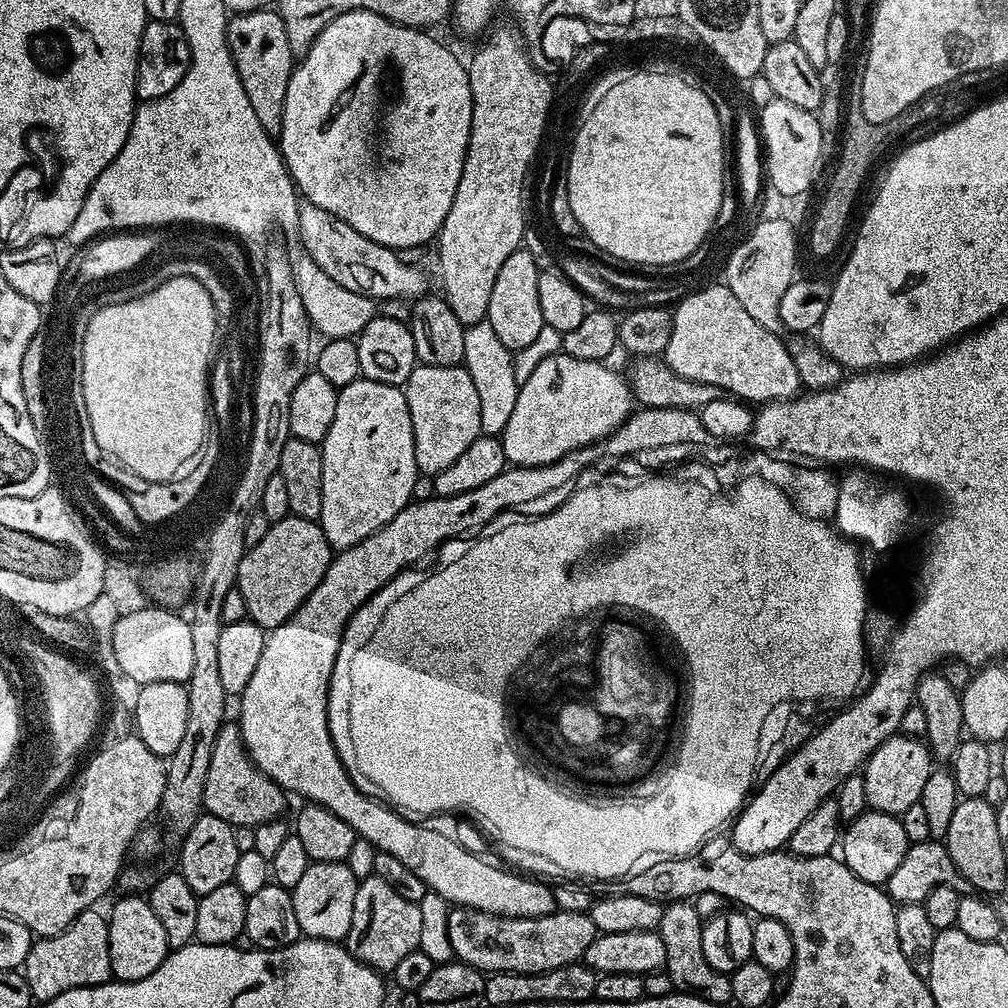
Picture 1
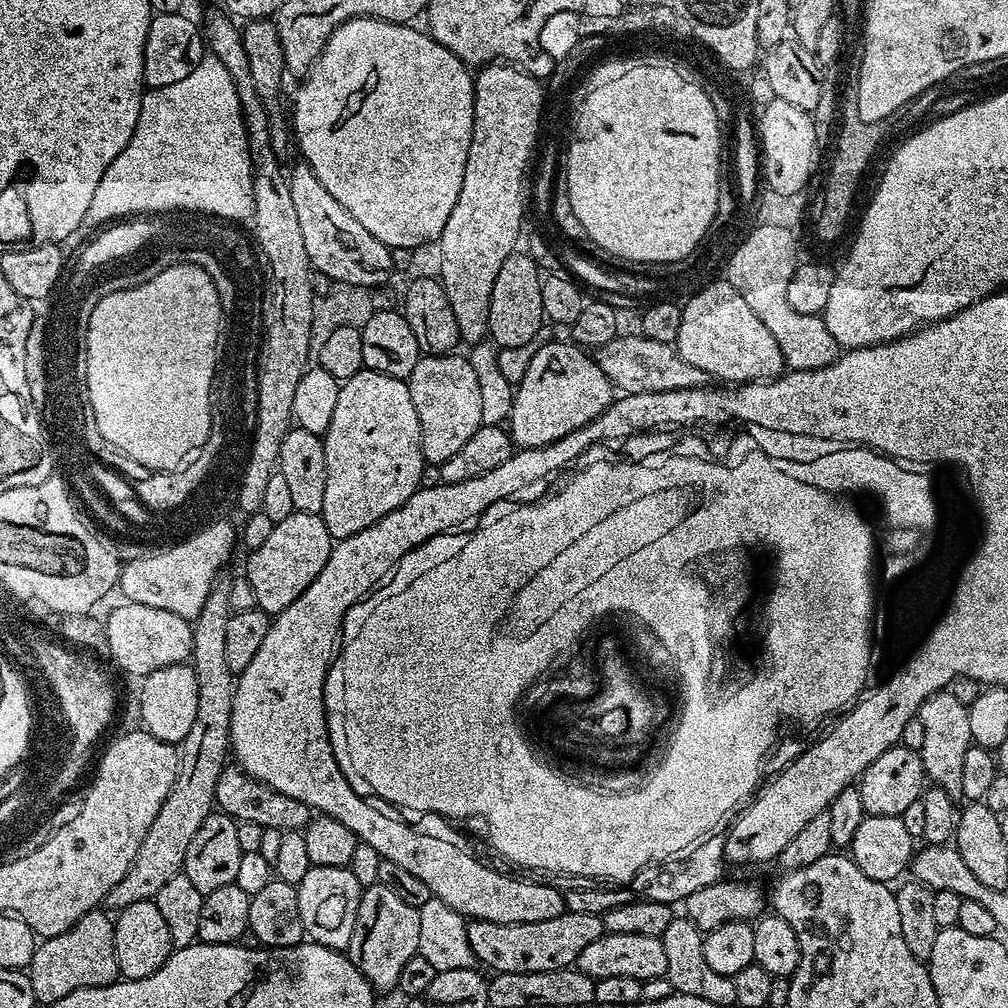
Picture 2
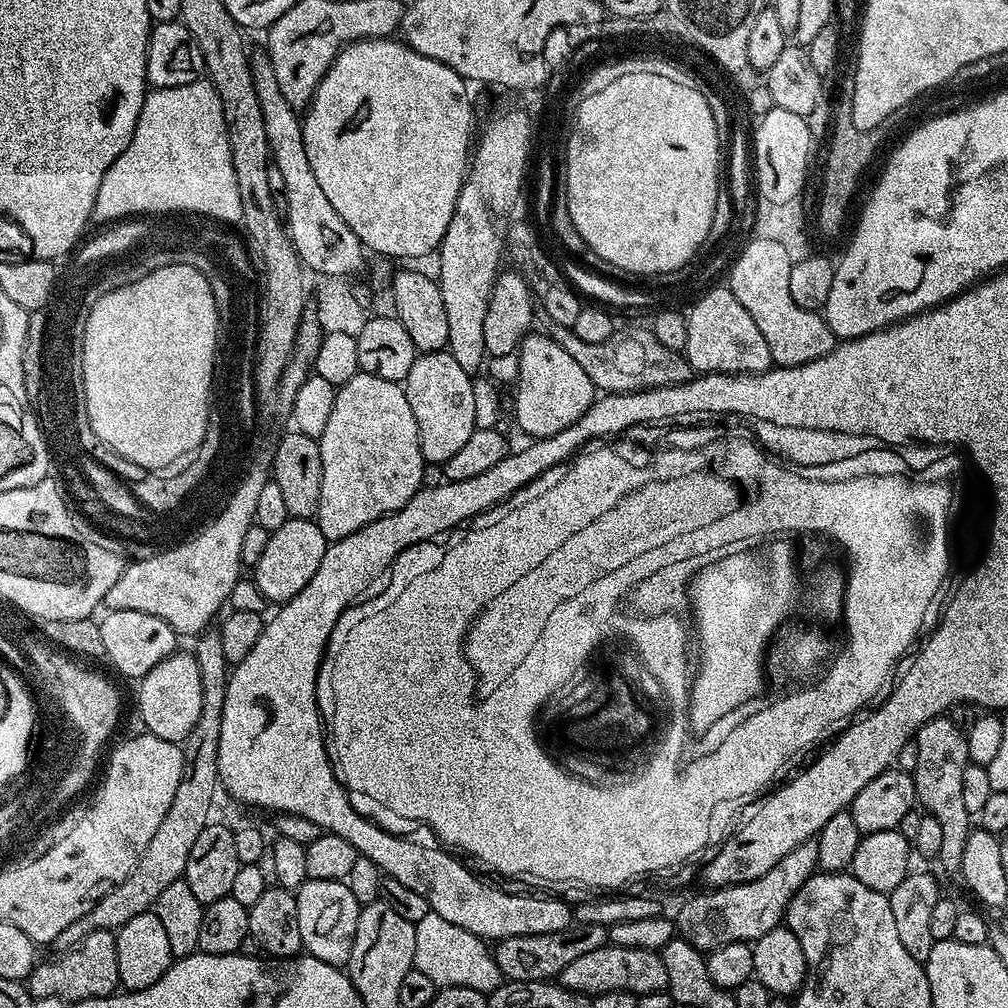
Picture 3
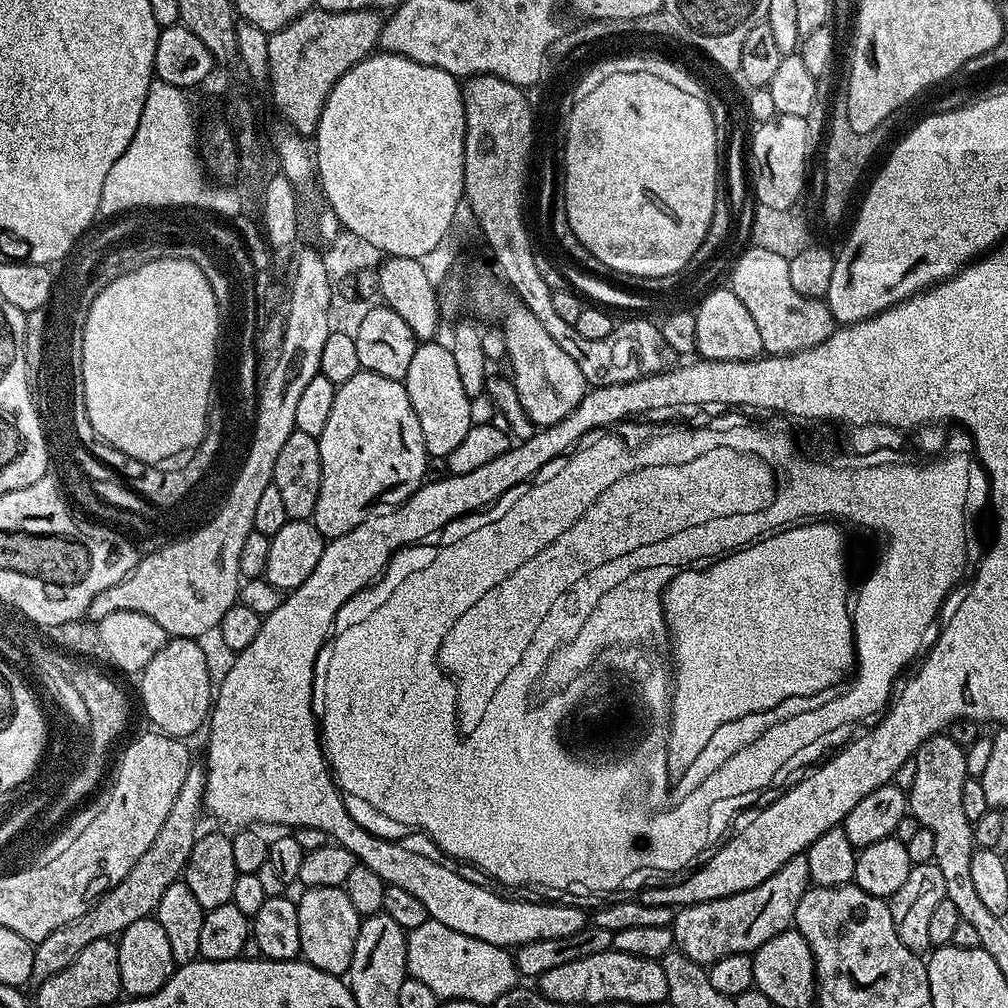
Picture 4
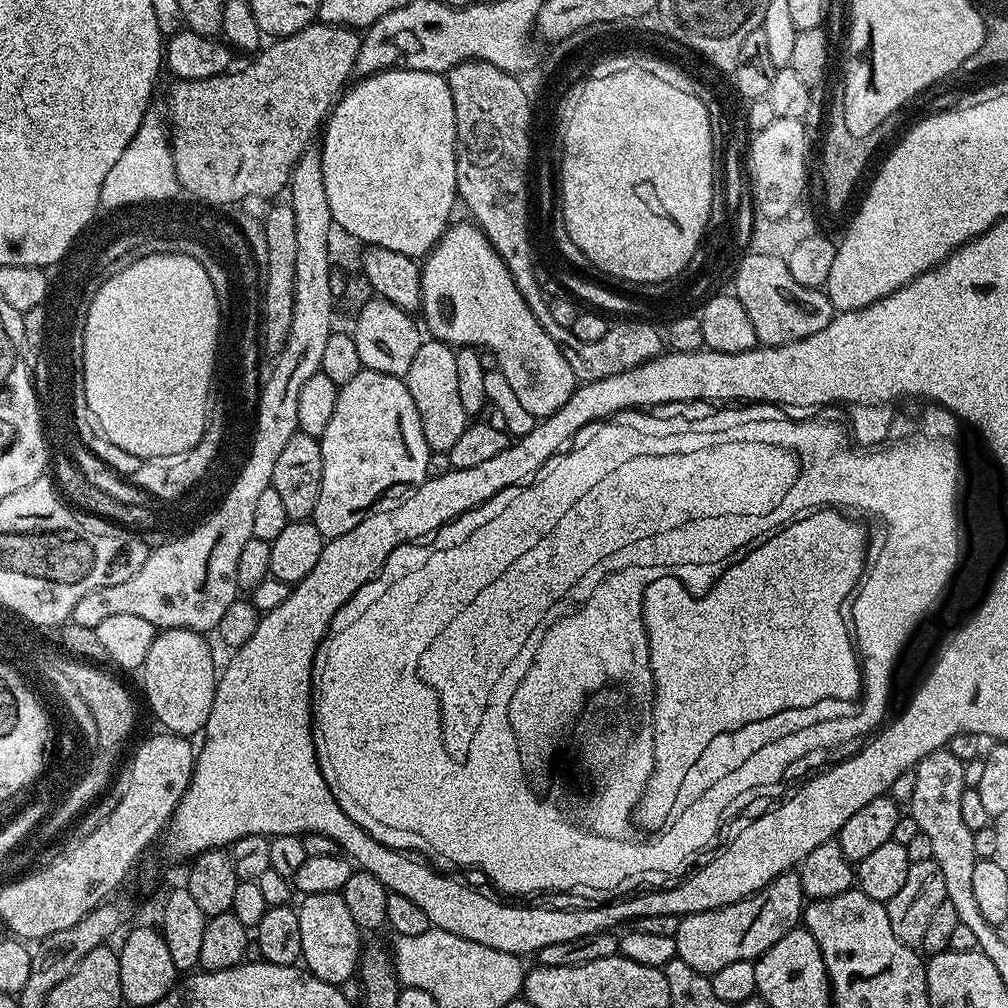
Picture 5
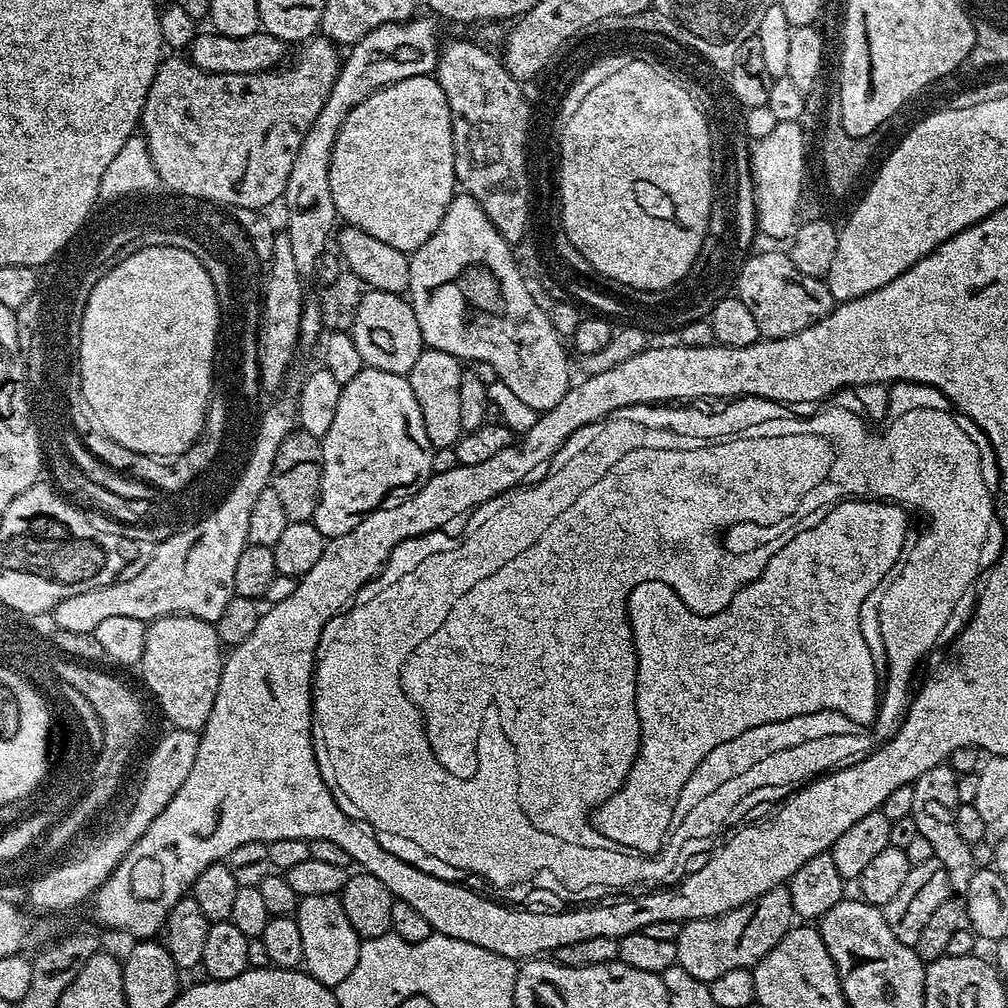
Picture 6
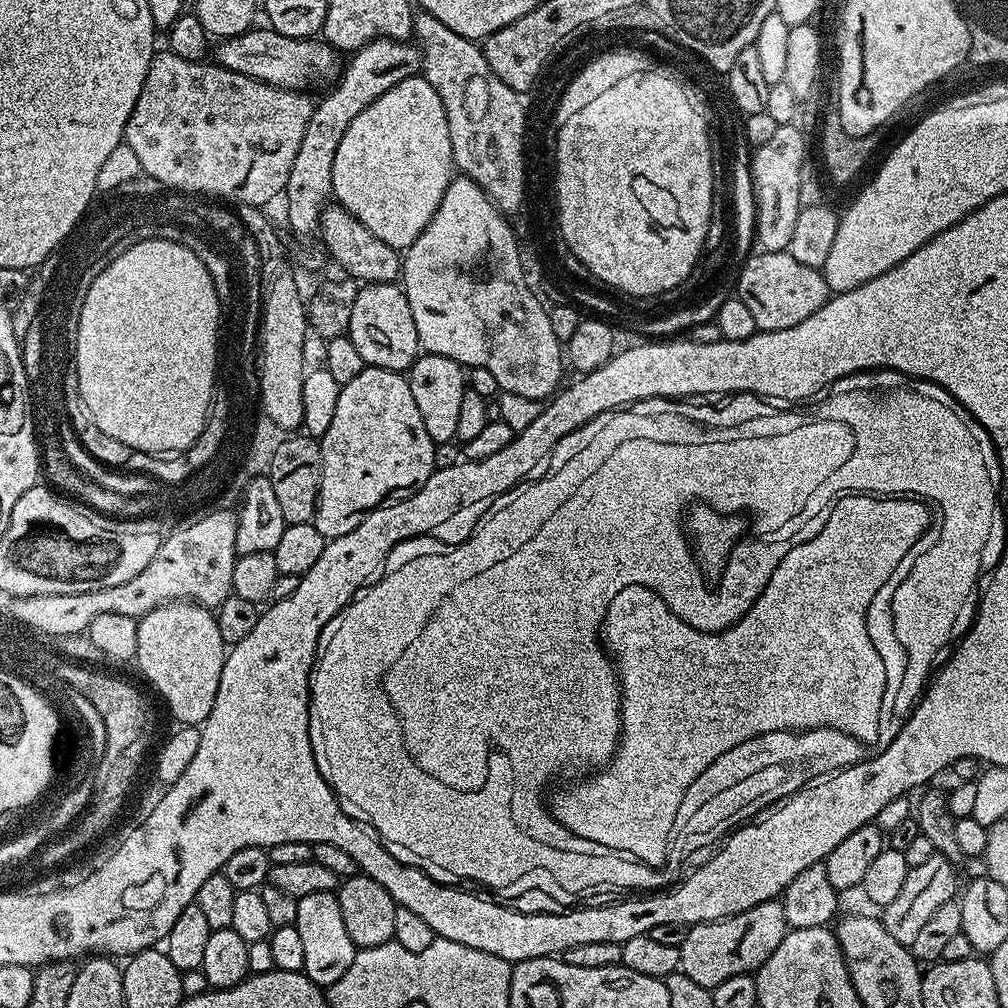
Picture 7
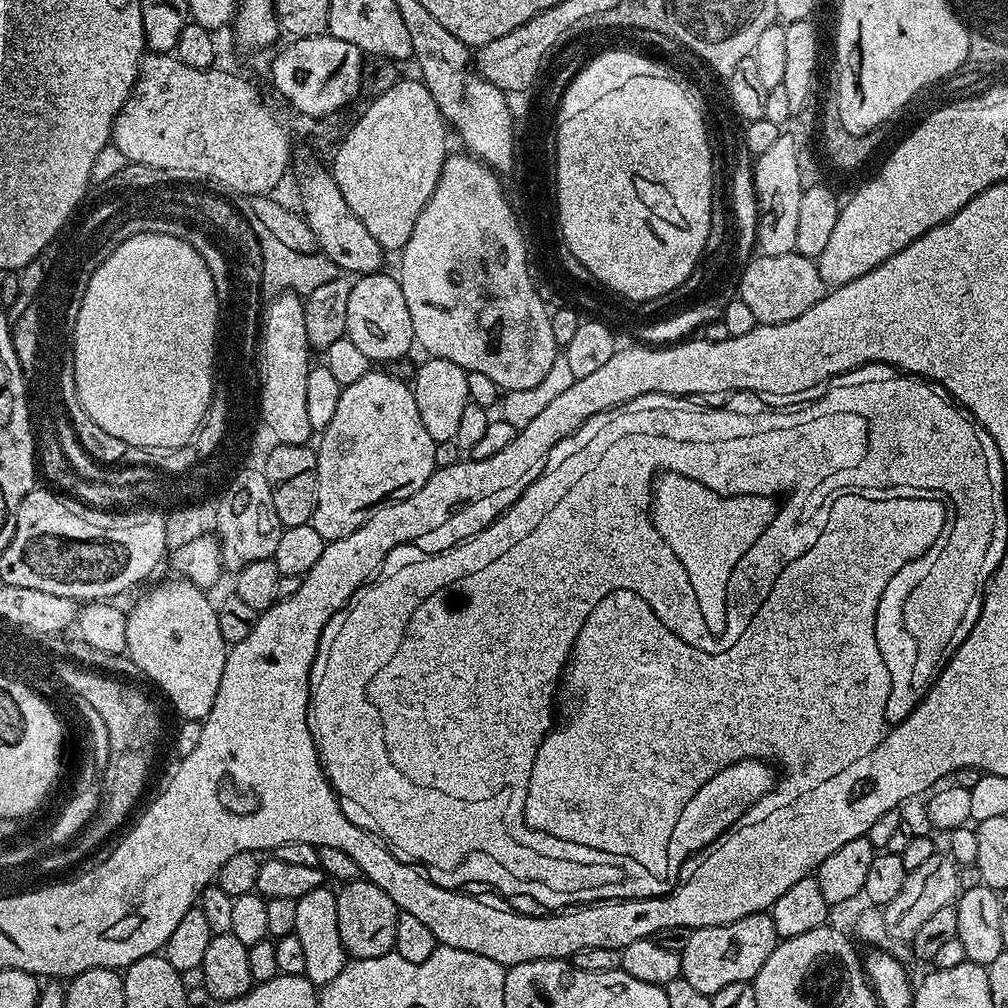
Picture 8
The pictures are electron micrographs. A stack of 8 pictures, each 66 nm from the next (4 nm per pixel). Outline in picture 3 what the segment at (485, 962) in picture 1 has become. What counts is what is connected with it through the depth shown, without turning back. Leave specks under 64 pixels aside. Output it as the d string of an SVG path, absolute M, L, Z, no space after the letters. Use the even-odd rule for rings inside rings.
M576 924L554 934L526 934L506 938L495 945L494 955L498 970L505 981L534 982L559 977L560 972L570 966L570 962L582 958L582 954L590 954L590 950L603 948L607 943L607 928L597 924Z

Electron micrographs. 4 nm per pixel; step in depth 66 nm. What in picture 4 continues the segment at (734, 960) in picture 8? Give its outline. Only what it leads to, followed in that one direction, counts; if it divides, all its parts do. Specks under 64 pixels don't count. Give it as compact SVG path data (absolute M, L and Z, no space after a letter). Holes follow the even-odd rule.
M804 854L790 858L766 882L738 894L723 896L701 904L686 904L677 911L672 923L675 947L686 958L710 966L730 954L749 954L761 948L770 938L789 931L796 919L796 907L810 887L810 867Z

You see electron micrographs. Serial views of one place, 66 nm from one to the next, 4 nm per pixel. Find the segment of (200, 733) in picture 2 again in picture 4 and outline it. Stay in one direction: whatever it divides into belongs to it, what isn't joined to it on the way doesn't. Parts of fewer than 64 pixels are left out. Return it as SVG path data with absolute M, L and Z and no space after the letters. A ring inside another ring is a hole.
M193 762L190 770L186 770L186 778L182 782L182 790L178 790L178 798L174 798L174 806L170 806L170 814L166 814L166 822L162 830L158 830L158 838L150 842L150 850L138 858L134 870L118 882L118 886L111 888L109 892L104 893L82 918L74 918L74 922L66 922L66 926L58 926L54 934L46 934L34 947L34 970L32 971L32 980L39 982L46 978L54 978L90 942L107 940L109 938L119 937L121 932L139 920L147 920L155 913L158 902L162 902L162 894L166 894L166 889L175 880L181 879L186 862L190 858L190 850L194 850L196 838L201 831L200 812L204 808L204 787L208 781L208 773L205 765L200 762Z

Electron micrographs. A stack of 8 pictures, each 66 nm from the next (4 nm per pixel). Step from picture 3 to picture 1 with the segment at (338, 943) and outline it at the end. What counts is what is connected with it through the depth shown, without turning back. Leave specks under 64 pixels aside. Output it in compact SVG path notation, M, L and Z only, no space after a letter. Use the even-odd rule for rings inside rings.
M309 863L306 874L298 881L298 886L290 889L294 914L298 914L301 933L313 940L343 941L351 926L357 883L356 876L348 869L347 863Z

